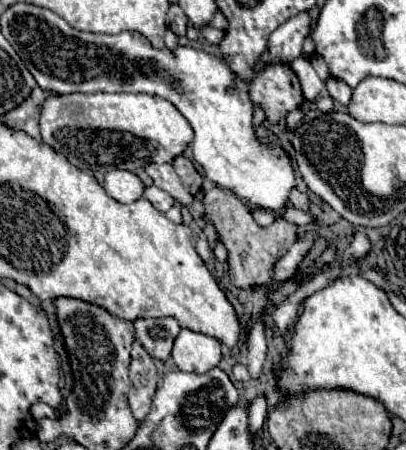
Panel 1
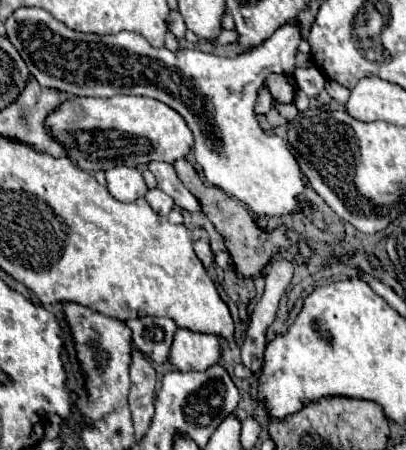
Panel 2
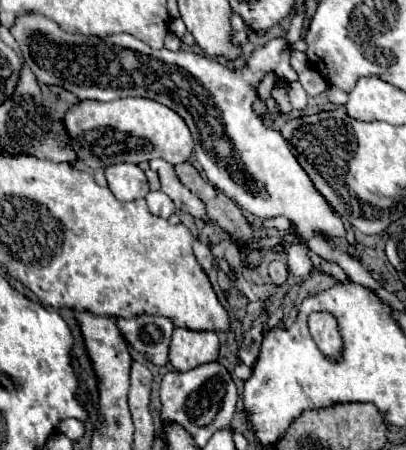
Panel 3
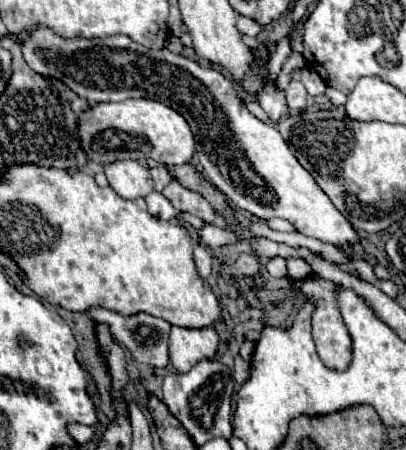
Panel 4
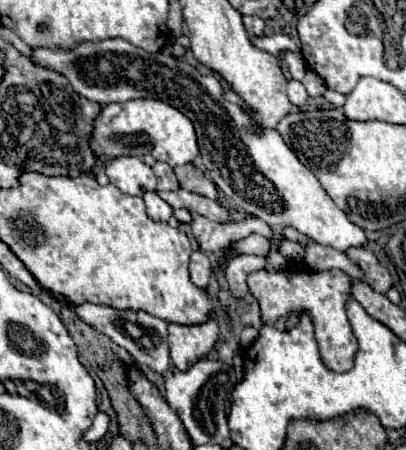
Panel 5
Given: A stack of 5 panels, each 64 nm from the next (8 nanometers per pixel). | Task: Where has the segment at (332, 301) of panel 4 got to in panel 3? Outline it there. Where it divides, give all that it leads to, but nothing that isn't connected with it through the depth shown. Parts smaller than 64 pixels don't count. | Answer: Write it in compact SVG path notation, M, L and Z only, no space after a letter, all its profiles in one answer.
M314 312L310 314L310 332L320 352L330 360L340 360L342 356L342 336L336 318L330 312Z

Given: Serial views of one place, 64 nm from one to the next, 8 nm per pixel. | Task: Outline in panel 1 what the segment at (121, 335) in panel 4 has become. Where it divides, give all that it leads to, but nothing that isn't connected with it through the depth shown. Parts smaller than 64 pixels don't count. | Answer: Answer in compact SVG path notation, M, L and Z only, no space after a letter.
M140 318L132 322L136 328L136 340L146 348L146 352L156 360L168 360L174 338L180 326L174 318Z

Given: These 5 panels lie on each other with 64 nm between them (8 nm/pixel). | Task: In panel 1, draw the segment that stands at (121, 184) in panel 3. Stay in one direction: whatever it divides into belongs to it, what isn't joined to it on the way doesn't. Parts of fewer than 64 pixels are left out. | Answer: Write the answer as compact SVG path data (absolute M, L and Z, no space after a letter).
M112 170L112 172L106 172L104 190L114 200L128 204L128 202L134 202L134 200L142 198L144 184L142 184L142 180L134 172L128 172L128 170Z

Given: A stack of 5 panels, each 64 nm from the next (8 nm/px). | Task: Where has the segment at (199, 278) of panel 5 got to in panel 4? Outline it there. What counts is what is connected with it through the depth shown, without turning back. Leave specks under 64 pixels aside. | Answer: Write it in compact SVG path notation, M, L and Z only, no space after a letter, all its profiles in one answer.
M196 246L196 248L194 248L194 262L196 262L198 276L200 276L202 280L206 280L206 278L210 276L210 270L212 270L212 256L210 256L208 248Z

